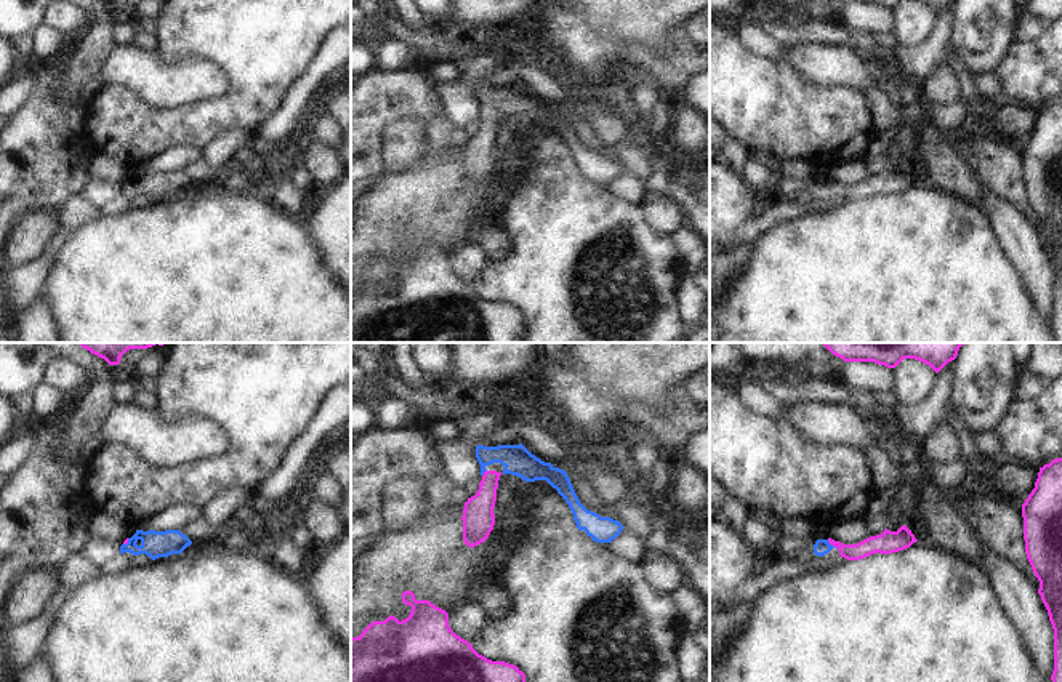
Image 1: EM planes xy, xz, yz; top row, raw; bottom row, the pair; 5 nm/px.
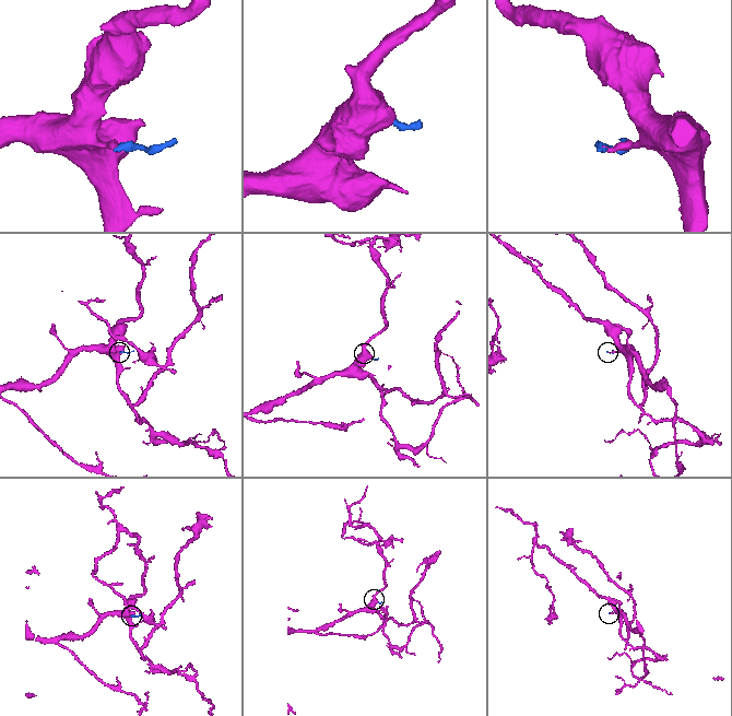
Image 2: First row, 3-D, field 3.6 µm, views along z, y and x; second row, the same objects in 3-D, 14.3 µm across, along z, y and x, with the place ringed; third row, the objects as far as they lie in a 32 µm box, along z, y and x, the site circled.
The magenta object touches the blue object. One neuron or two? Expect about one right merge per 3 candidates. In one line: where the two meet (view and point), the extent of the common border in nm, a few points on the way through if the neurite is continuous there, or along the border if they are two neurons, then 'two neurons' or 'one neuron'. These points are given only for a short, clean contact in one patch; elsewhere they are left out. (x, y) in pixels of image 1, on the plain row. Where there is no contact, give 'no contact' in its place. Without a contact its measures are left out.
contact yz (833, 186); length 80 nm; way yz (883, 184), (862, 191), (833, 186), (822, 188); one neuron

